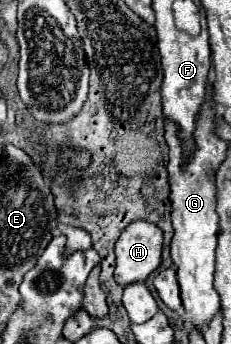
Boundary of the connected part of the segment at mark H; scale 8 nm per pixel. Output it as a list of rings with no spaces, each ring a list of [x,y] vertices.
[[[148,221],[130,223],[116,243],[116,283],[126,287],[146,281],[148,275],[160,267],[162,243],[162,231],[156,225]]]

